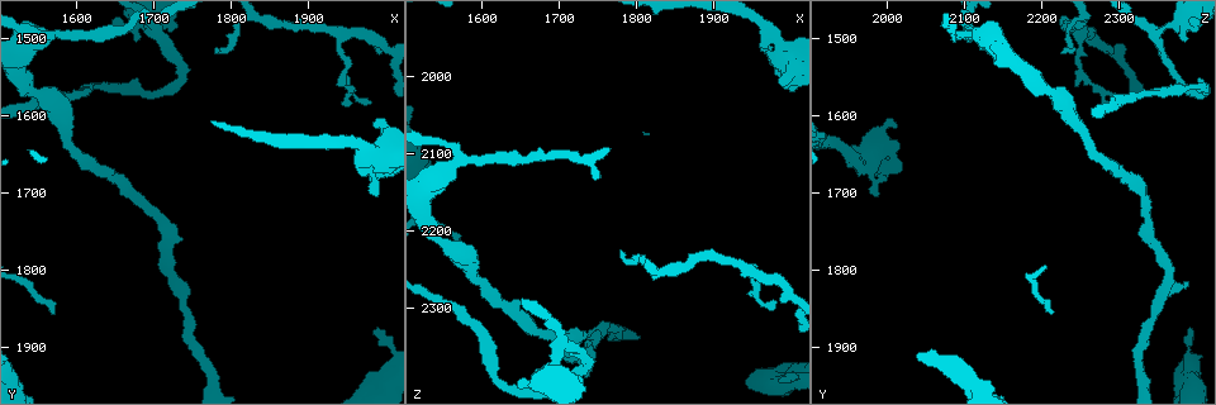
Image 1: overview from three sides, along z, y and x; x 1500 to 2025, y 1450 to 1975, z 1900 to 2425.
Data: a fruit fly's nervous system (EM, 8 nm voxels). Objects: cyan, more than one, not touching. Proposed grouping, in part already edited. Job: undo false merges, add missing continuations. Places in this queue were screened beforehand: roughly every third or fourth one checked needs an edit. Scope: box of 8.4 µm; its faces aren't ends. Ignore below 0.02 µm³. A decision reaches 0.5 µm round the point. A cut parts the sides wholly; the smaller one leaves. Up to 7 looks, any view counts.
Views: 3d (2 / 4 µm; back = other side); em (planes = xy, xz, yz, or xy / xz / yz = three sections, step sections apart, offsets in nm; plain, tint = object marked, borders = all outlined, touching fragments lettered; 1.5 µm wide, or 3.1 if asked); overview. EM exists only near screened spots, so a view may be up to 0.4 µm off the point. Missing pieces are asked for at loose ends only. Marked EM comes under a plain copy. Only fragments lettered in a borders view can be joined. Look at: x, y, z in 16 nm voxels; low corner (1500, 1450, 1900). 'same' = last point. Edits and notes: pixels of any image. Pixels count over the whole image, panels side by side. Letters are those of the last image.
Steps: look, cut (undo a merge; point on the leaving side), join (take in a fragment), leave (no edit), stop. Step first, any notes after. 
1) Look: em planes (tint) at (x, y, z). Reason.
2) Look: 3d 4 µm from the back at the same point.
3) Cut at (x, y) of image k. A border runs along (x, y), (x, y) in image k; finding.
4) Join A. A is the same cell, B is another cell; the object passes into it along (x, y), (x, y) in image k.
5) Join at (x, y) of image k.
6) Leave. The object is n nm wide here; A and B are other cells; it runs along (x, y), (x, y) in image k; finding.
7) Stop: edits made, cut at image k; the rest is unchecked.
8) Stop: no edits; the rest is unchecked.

Look: em planes (borders) at (1575, 1495, 2110).

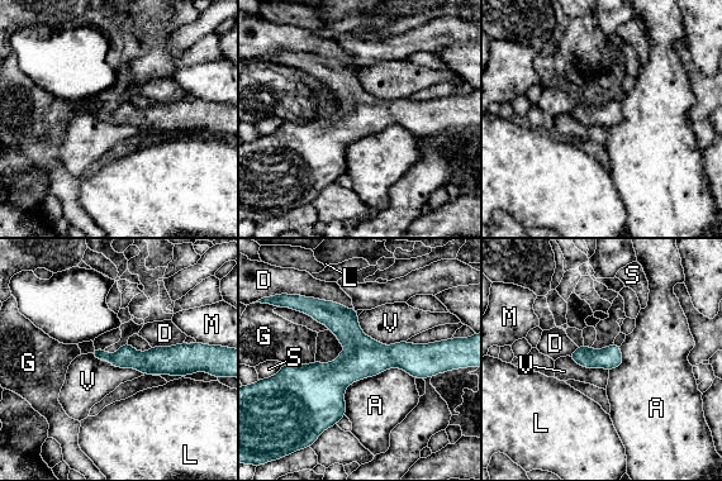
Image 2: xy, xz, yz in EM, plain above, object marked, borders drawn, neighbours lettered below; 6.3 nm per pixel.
Leave. A, D, G, L, M, S and V are other cells; it runs along (446, 358), (294, 371) in image 2; continuous, no second neuron.

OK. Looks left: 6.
Look: 3d 4 µm at (1980, 1580, 2305). Branch stops here.

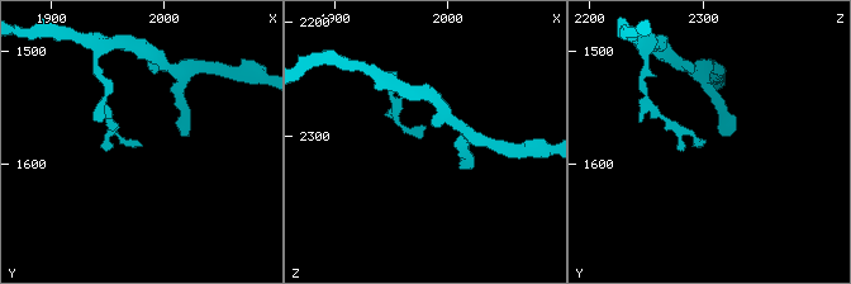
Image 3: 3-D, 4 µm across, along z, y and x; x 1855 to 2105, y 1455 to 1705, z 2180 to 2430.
Look: em xz step 8 (tint) at (1976, 1582, 2300). Need the tissue.

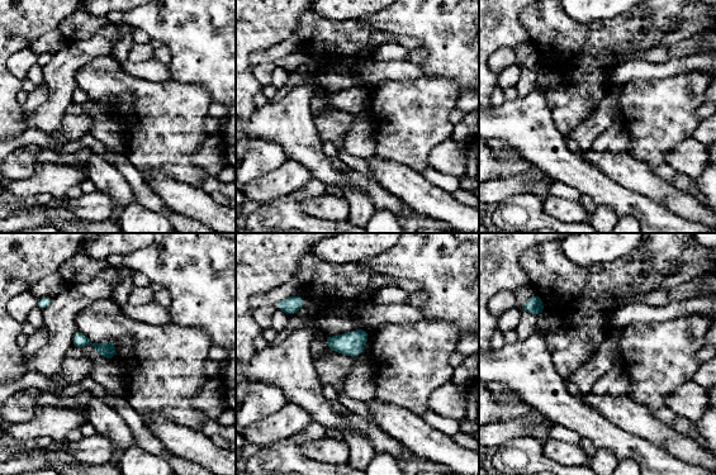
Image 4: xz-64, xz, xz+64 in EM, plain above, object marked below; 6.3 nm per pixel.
Look: em planes (borders) at the same point. Another direction.

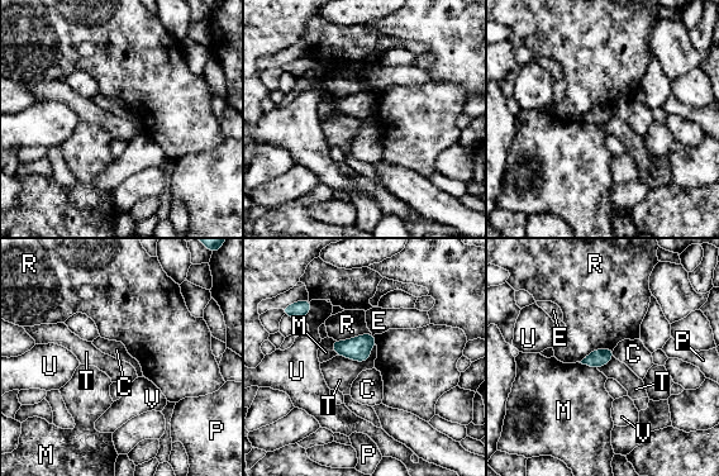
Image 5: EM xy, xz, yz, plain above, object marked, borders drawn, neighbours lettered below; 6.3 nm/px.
Leave. C, E, M, P, R, T, U and V are other cells; none of them fits.

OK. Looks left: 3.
Look: em planes (borders) at (1990, 1615, 2005). An open end.

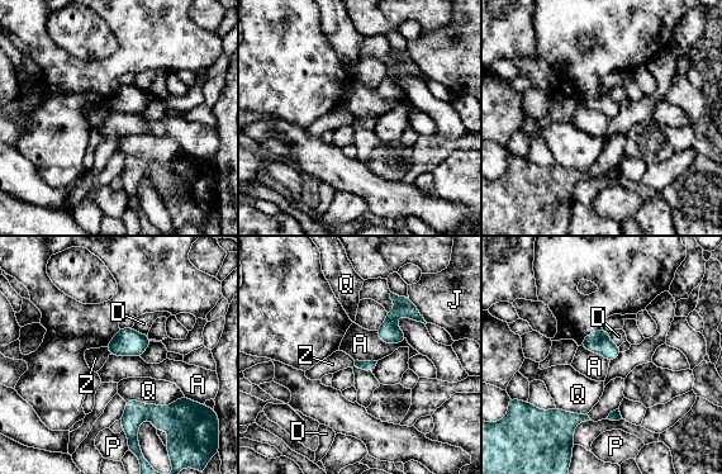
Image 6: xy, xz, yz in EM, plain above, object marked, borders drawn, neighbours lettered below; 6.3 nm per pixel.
Leave. A, D, J, P, Q and Z are other cells; a border runs along (375, 331), (388, 344), (405, 340) in image 6; none of them fits.

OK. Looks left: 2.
Stop: no edits; the rest is unchecked.

